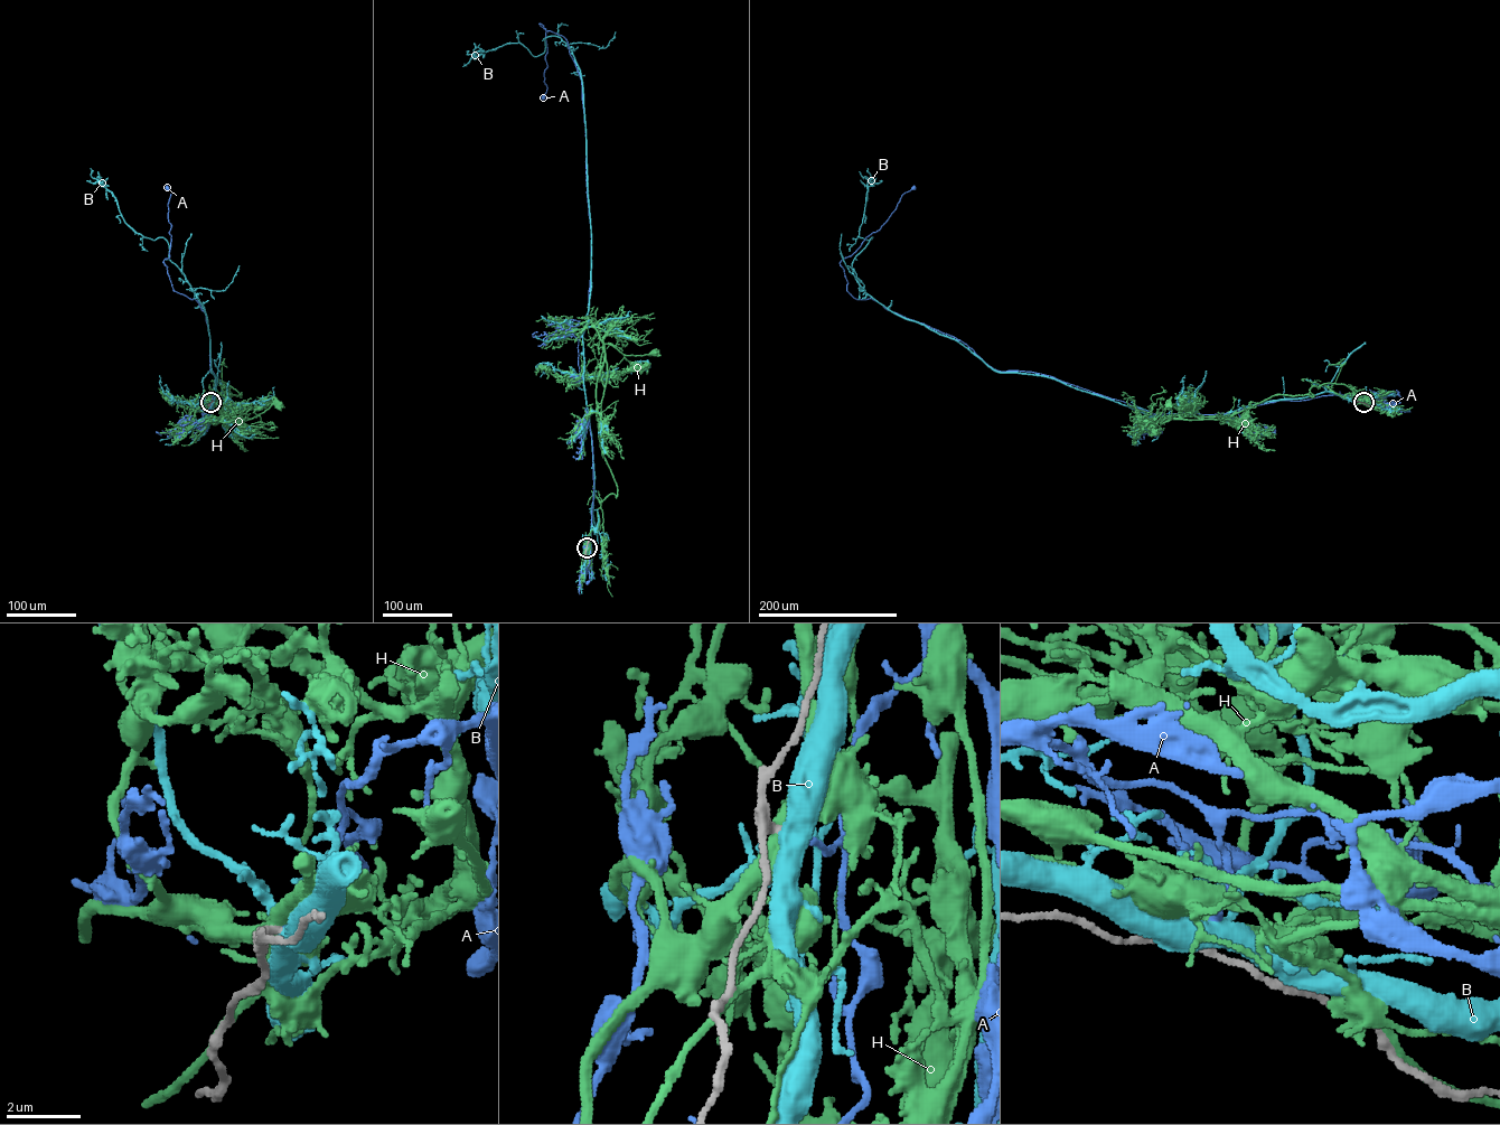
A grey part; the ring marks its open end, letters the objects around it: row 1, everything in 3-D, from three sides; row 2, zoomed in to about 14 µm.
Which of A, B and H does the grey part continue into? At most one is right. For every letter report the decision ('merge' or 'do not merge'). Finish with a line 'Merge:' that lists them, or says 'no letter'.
A: merge
B: do not merge
H: do not merge
Merge: A

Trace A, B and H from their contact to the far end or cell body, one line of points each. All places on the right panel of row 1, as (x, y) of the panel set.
A: (1363, 402), (1331, 394), (1156, 414), (1053, 377), (995, 369), (955, 338), (846, 291), (840, 262), (913, 188)
B: (1363, 403), (1324, 392), (1150, 415), (997, 372), (862, 289), (852, 263), (872, 237), (859, 236), (868, 168)
H: (1363, 402), (1322, 384), (1310, 388), (1313, 396), (1274, 394), (1221, 419), (1160, 423), (1171, 419), (1169, 405)

